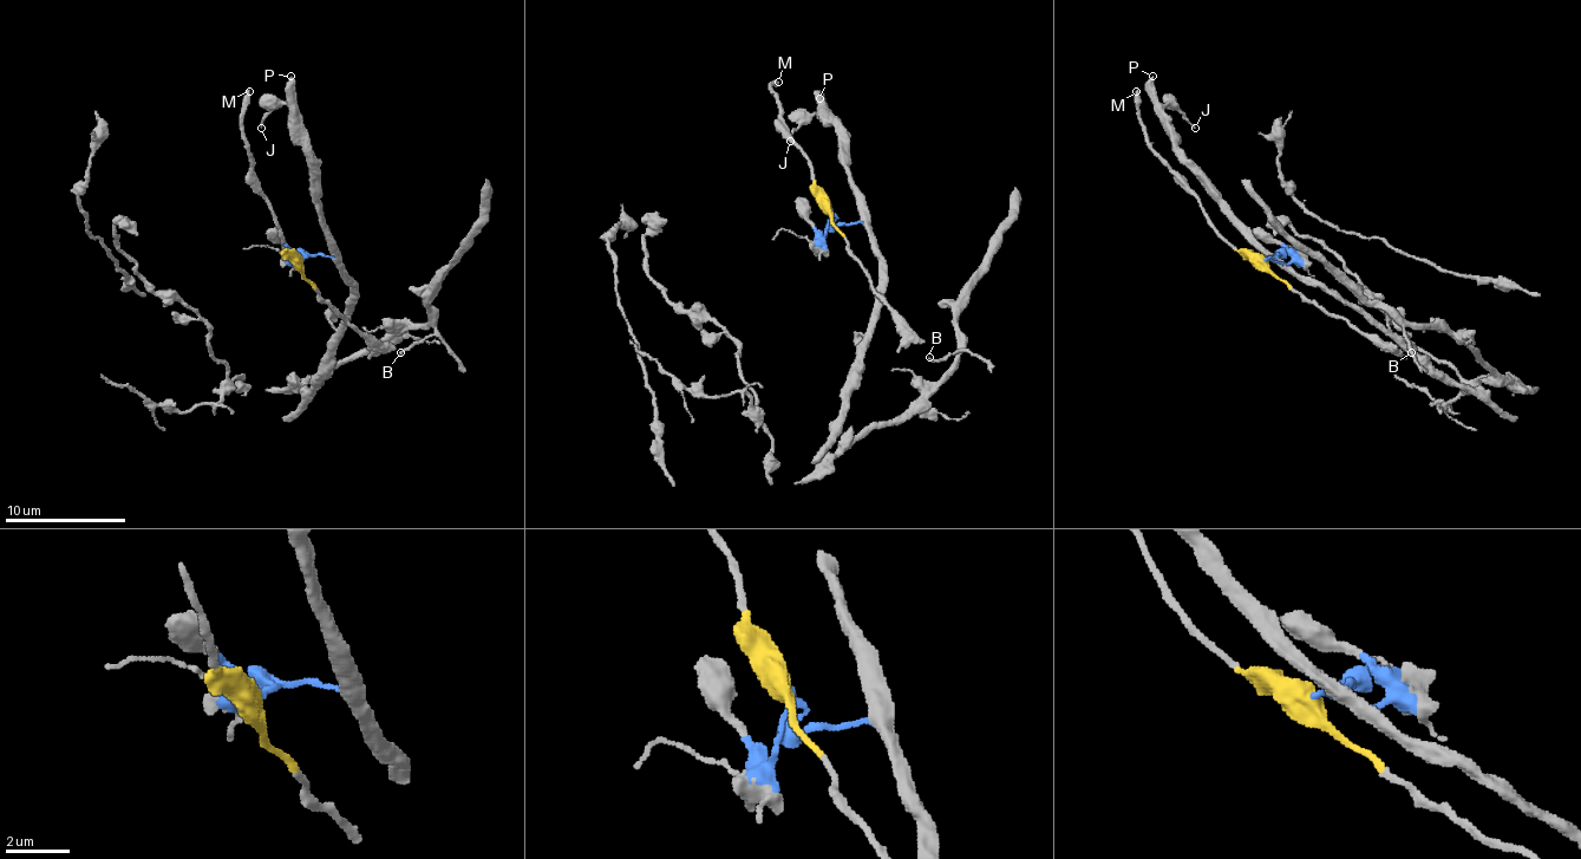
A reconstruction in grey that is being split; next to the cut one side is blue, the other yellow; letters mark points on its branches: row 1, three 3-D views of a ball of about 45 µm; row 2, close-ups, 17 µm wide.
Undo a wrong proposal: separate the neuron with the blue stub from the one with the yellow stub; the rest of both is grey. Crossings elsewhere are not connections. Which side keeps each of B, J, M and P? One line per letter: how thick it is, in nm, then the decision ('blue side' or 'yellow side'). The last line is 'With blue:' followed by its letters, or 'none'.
B: 160 nm | blue side
J: 120 nm | blue side
M: 360 nm | yellow side
P: 380 nm | blue side
With blue: B, J, P

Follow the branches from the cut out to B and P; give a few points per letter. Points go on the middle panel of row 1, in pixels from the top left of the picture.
B: (831, 210), (841, 223), (862, 223), (880, 259), (880, 317), (837, 435), (901, 420), (965, 350), (928, 356)
P: (831, 210), (841, 223), (856, 223), (862, 217), (862, 199), (849, 175), (849, 138), (820, 99)

